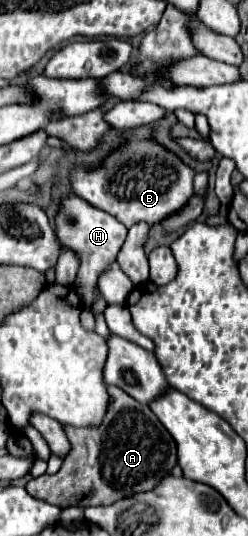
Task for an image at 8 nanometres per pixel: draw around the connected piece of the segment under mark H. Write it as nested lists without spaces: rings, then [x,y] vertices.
[[[66,193],[62,197],[60,211],[54,219],[54,229],[58,235],[58,243],[62,243],[64,249],[70,249],[78,255],[80,267],[78,267],[78,275],[74,281],[76,292],[84,303],[94,303],[94,289],[98,283],[96,279],[110,263],[116,261],[116,255],[124,243],[122,225],[118,225],[118,221],[112,215],[94,209],[90,203],[86,203],[76,193]]]

